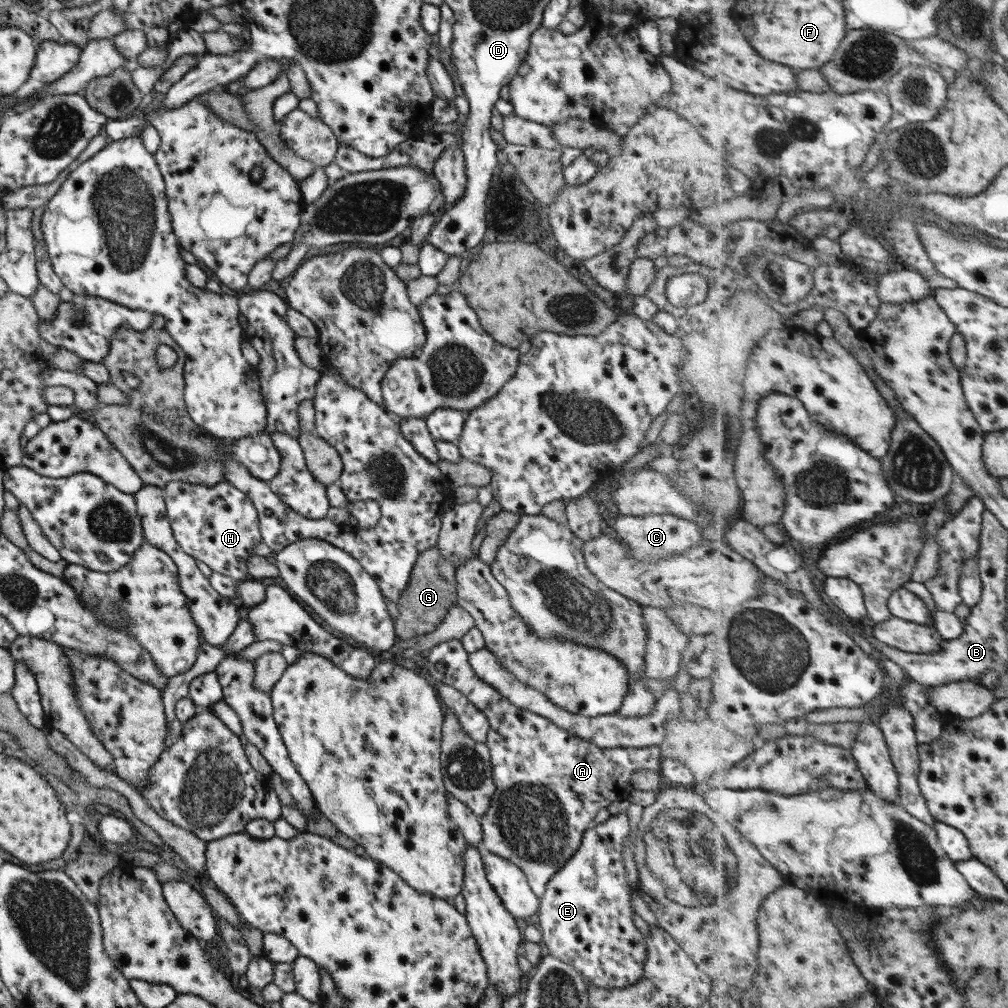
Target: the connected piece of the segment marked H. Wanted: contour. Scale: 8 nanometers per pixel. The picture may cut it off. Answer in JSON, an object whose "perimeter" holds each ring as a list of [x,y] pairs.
{"perimeter":[[[173,481],[162,490],[174,538],[185,554],[206,563],[212,572],[232,577],[237,582],[254,580],[248,573],[248,558],[263,538],[257,509],[243,491],[227,481],[215,486]]]}

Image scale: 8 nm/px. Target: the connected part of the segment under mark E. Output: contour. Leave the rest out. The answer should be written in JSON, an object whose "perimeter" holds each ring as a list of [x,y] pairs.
{"perimeter":[[[617,814],[616,816],[610,816],[605,822],[598,825],[593,825],[588,830],[584,831],[582,835],[582,843],[578,850],[572,855],[572,858],[554,876],[550,881],[547,882],[546,890],[544,894],[539,898],[540,906],[538,909],[538,924],[540,925],[540,930],[542,933],[542,938],[544,944],[546,945],[546,950],[548,954],[552,957],[562,960],[562,962],[572,966],[577,972],[582,974],[584,979],[595,988],[600,989],[622,989],[633,985],[637,982],[642,981],[645,976],[645,963],[647,960],[646,956],[646,939],[644,935],[640,933],[640,930],[634,924],[634,908],[632,907],[632,892],[634,888],[630,887],[628,883],[628,873],[626,873],[626,867],[624,867],[624,855],[622,855],[622,850],[624,850],[624,840],[628,837],[628,832],[630,832],[630,822],[628,816],[625,814]]]}

